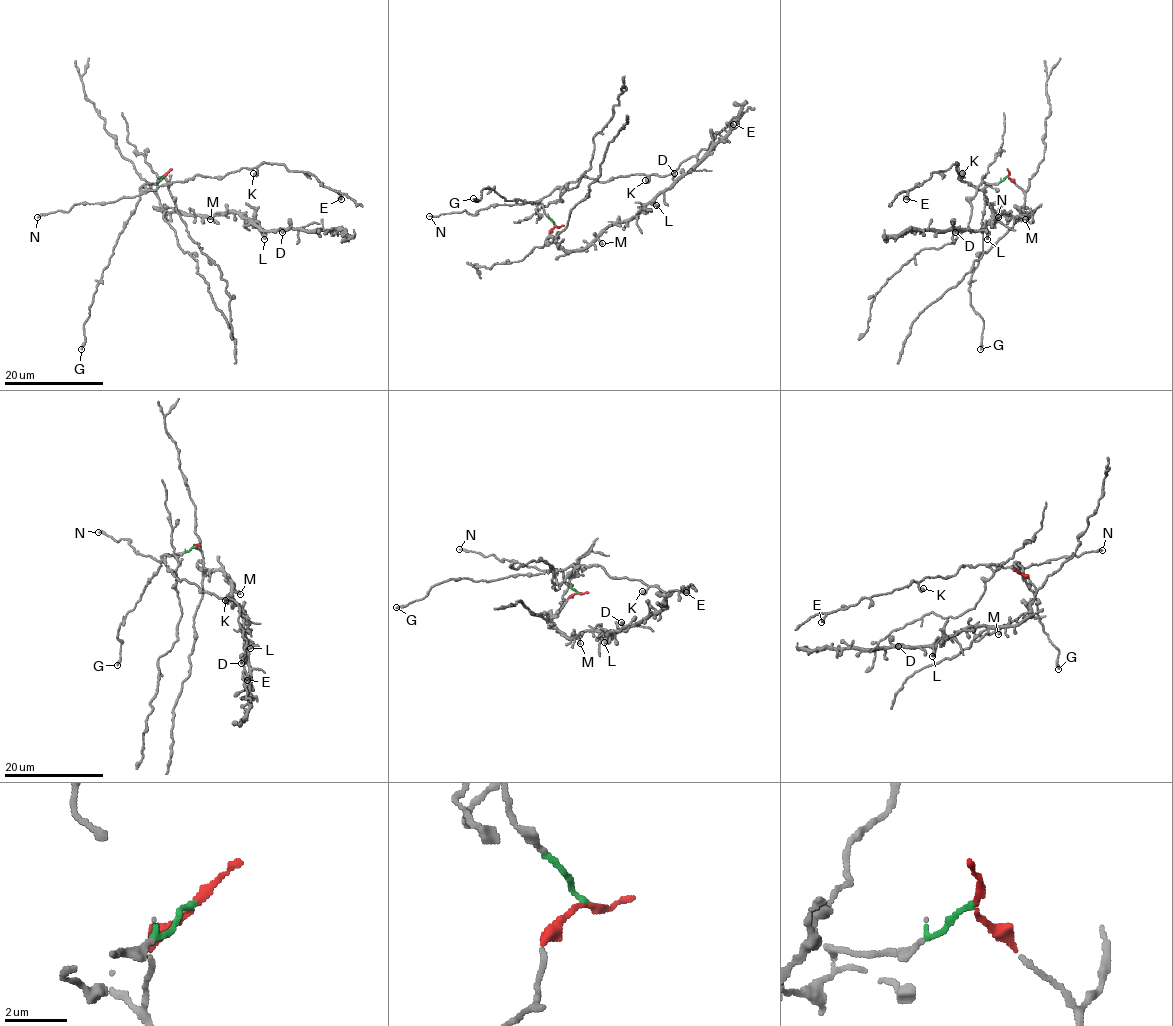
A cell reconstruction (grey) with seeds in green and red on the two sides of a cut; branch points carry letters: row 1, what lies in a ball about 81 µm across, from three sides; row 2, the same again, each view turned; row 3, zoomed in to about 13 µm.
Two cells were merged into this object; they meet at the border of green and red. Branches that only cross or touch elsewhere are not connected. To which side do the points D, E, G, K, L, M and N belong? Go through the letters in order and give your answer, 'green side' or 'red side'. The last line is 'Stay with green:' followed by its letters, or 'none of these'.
D: red side
E: green side
G: green side
K: green side
L: red side
M: red side
N: green side
Stay with green: E, G, K, N

